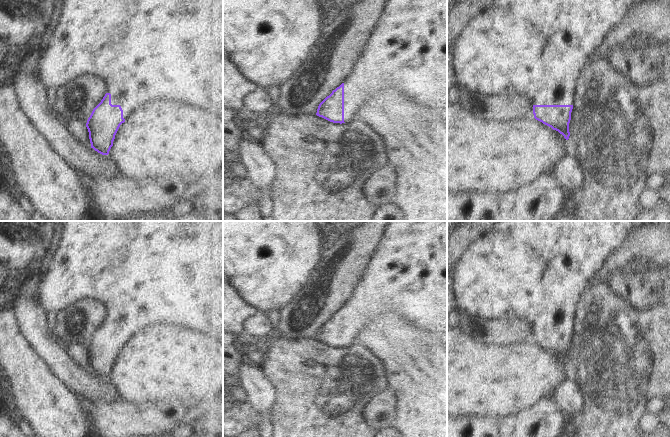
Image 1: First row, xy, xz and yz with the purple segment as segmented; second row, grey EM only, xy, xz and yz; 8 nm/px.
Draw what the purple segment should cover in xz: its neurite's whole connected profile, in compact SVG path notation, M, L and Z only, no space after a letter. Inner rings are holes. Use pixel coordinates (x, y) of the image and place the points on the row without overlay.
M390 221L383 236L373 252L373 255L356 287L345 305L327 320L318 330L316 339L333 347L345 347L356 343L360 331L376 316L396 314L415 328L428 332L439 345L442 341L447 345L447 221Z

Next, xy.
M61 221L61 238L51 264L38 287L38 304L46 313L55 313L85 299L102 303L107 317L93 333L87 344L91 372L102 379L108 379L115 359L125 343L144 327L155 324L173 324L206 335L213 340L218 337L223 342L223 221Z

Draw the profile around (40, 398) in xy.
M11 308L0 310L0 367L9 379L11 393L13 396L12 409L19 416L29 423L35 435L39 437L87 437L89 425L87 414L83 414L79 402L75 396L57 378L43 359L33 350L30 344L22 335L15 313Z

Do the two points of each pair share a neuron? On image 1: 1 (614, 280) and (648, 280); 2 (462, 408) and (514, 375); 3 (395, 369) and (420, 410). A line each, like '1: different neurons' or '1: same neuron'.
1: same neuron
2: same neuron
3: same neuron

